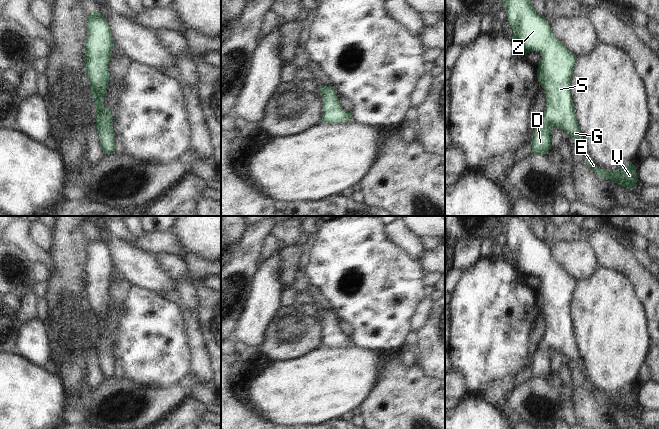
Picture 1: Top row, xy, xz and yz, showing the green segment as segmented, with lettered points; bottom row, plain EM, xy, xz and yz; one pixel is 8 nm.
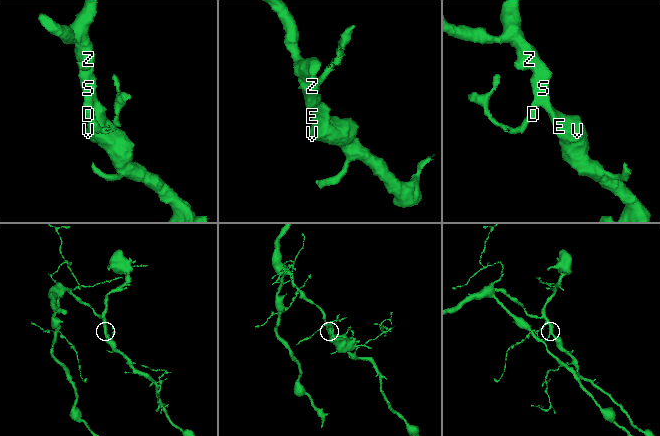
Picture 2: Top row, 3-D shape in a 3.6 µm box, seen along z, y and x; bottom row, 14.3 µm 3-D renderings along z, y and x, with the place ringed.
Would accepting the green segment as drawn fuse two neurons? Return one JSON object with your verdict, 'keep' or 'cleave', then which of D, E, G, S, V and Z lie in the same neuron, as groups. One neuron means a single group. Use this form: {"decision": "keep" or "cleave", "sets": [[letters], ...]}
{"decision": "keep", "sets": [["D", "E", "G", "S", "V", "Z"]]}

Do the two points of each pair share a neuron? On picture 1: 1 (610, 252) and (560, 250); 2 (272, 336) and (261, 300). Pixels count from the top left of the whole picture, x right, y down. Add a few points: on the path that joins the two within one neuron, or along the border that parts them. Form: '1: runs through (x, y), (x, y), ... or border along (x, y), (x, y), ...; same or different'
1: border along (581, 238), (589, 243), (600, 265); different
2: border along (281, 306), (270, 322), (269, 329), (260, 347); different

